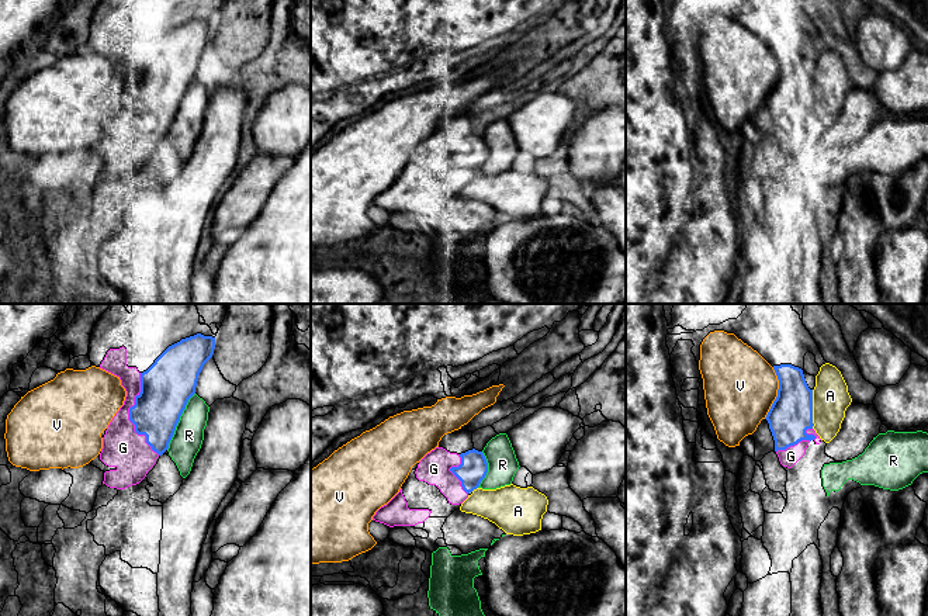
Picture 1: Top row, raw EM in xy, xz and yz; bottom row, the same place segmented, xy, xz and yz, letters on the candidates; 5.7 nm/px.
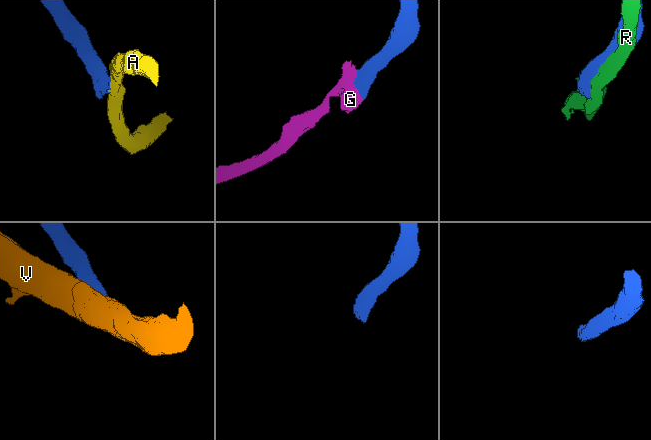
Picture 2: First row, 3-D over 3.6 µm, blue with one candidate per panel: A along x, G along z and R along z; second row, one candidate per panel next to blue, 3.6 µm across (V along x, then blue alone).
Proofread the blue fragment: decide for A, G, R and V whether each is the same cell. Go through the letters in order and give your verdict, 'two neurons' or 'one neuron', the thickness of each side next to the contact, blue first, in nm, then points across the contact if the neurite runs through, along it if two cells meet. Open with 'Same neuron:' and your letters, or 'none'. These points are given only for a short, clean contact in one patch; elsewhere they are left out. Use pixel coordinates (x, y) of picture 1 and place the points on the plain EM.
Same neuron: G
A: two neurons | 240/200 nm
G: one neuron | 280/240 nm
R: two neurons | 300/170 nm
V: two neurons | 240/420 nm

